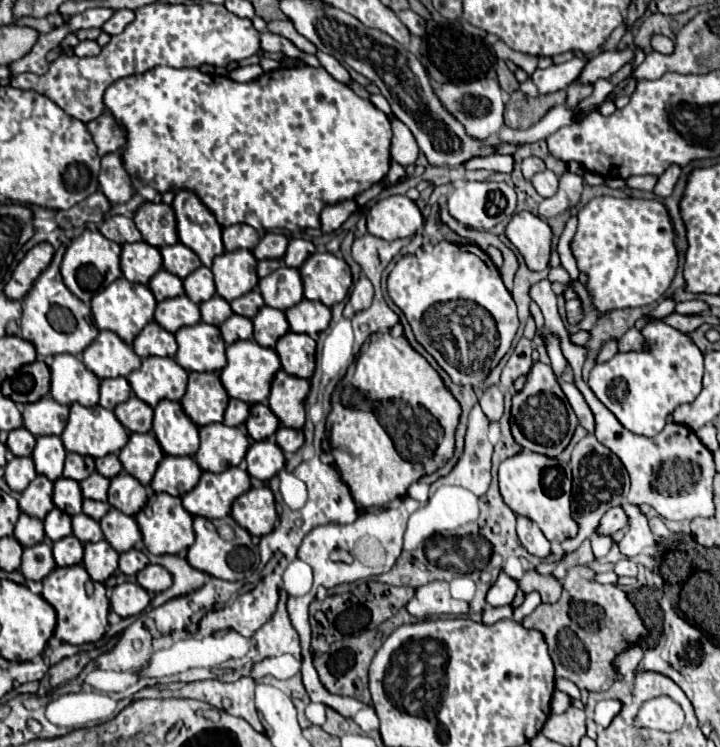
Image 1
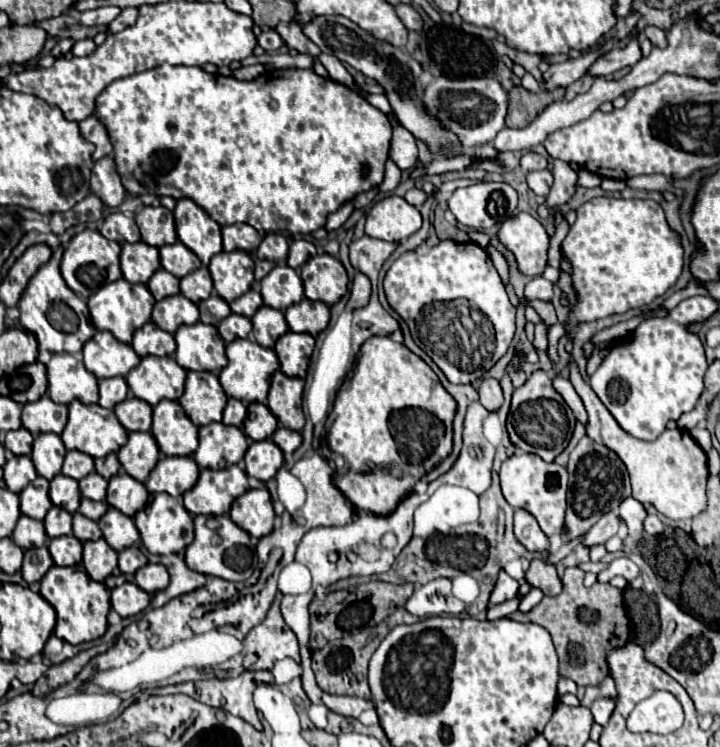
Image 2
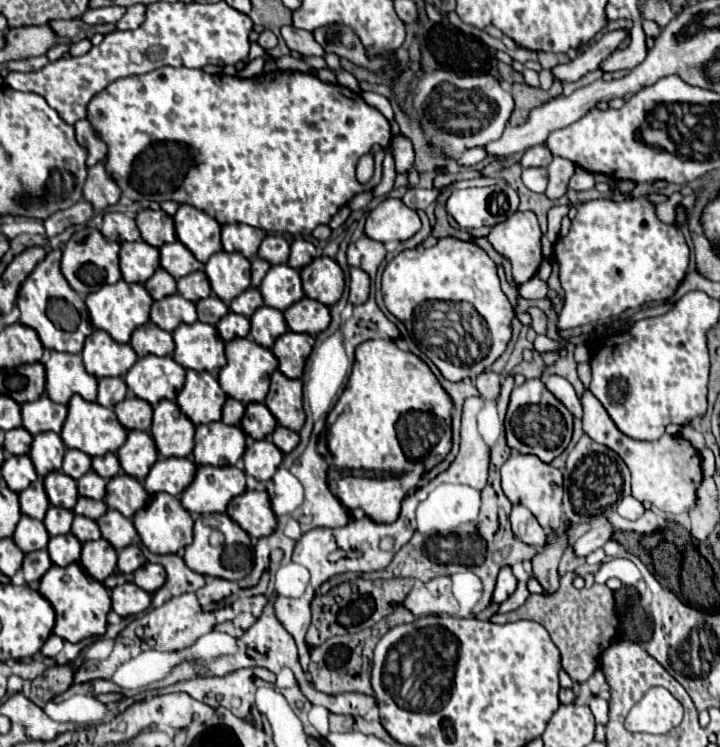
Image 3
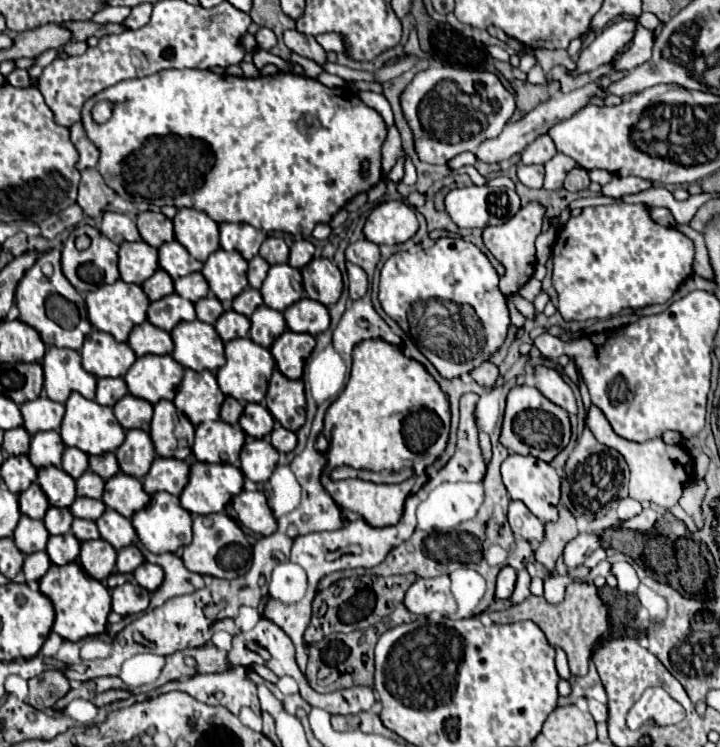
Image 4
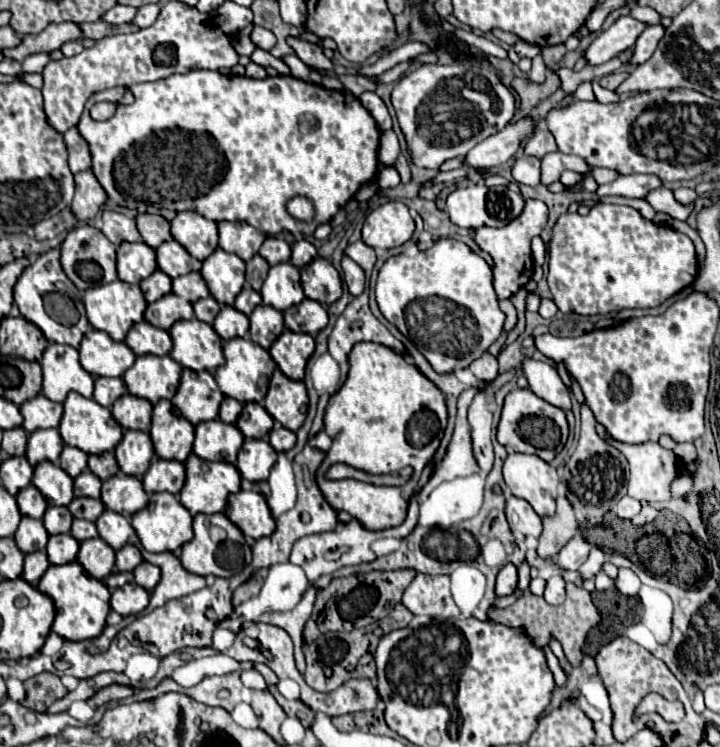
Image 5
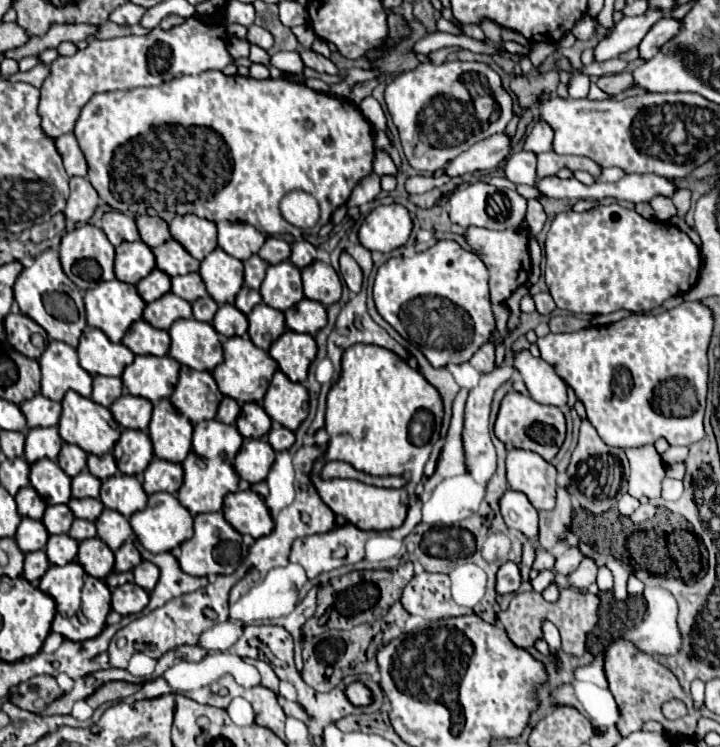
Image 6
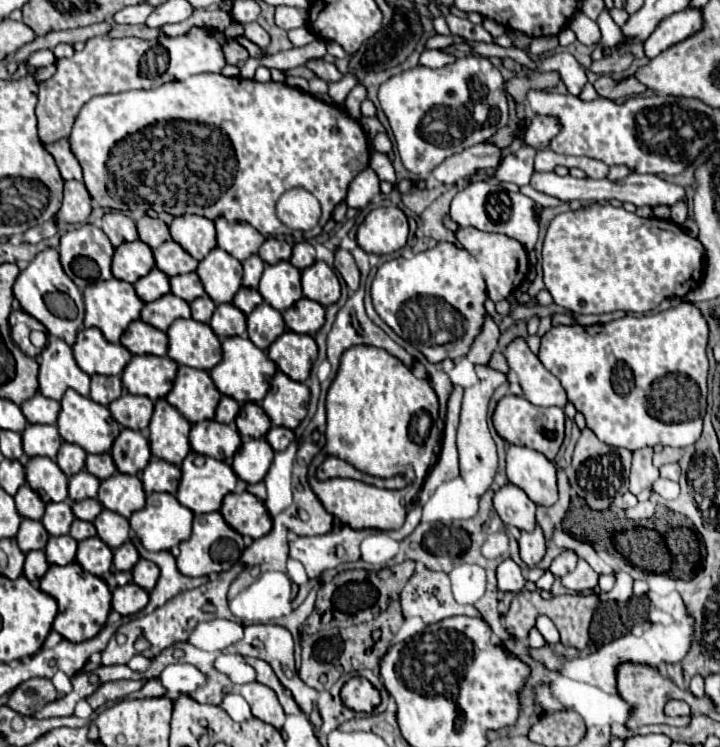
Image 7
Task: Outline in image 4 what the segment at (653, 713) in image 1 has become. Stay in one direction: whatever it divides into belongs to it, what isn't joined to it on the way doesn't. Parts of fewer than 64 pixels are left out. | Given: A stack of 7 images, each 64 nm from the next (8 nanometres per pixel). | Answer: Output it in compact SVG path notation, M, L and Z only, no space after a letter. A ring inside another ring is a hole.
M650 688L642 694L642 698L632 706L628 714L628 726L638 728L646 720L654 718L656 724L678 724L680 722L680 704L670 698L664 690Z

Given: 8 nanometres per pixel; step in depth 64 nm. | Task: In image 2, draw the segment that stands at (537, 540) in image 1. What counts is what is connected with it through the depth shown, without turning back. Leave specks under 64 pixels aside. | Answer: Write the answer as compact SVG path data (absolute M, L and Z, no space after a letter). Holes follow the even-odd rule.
M518 508L514 512L514 534L530 552L538 552L538 550L548 548L546 534L540 530L534 516L522 508Z

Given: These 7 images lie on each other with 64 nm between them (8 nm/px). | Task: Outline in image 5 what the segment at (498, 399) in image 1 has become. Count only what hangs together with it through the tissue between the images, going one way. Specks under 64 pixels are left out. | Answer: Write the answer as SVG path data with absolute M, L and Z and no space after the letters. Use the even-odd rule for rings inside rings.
M484 352L478 360L470 364L470 370L480 378L480 380L494 380L498 376L498 362L490 352Z

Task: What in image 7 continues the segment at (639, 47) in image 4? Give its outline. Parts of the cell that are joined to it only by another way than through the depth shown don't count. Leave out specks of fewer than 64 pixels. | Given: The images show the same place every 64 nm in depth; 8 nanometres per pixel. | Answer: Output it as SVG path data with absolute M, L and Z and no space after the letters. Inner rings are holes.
M686 8L660 22L654 34L650 34L650 38L644 42L644 52L648 58L656 58L660 52L698 34L702 28L704 28L702 8Z

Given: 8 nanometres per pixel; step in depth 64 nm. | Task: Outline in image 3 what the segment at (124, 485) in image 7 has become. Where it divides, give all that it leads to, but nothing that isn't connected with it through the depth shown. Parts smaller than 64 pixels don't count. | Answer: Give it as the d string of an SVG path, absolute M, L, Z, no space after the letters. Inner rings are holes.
M118 474L110 478L106 492L108 492L108 500L104 498L106 506L118 510L126 518L132 518L148 502L144 486L136 478L130 478L128 474Z

